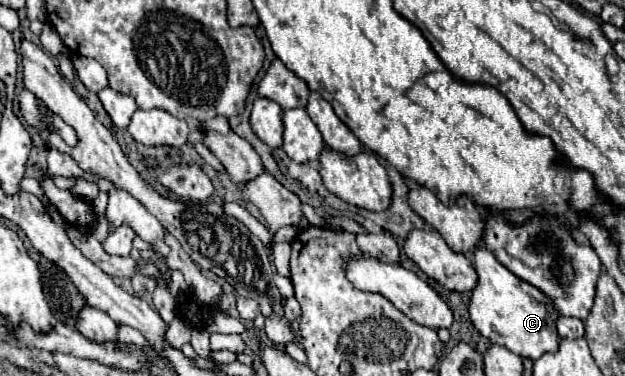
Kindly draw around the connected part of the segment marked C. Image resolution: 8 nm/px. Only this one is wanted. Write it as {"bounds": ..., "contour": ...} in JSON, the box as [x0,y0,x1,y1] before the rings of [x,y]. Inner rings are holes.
{"bounds":[469,244,559,360],"contour":[[[479,244],[473,252],[473,266],[479,276],[477,288],[471,292],[469,314],[473,326],[489,338],[493,344],[499,344],[521,358],[537,360],[543,354],[559,348],[559,334],[555,330],[557,310],[551,300],[529,282],[517,278],[511,270],[507,270],[497,258]]]}

